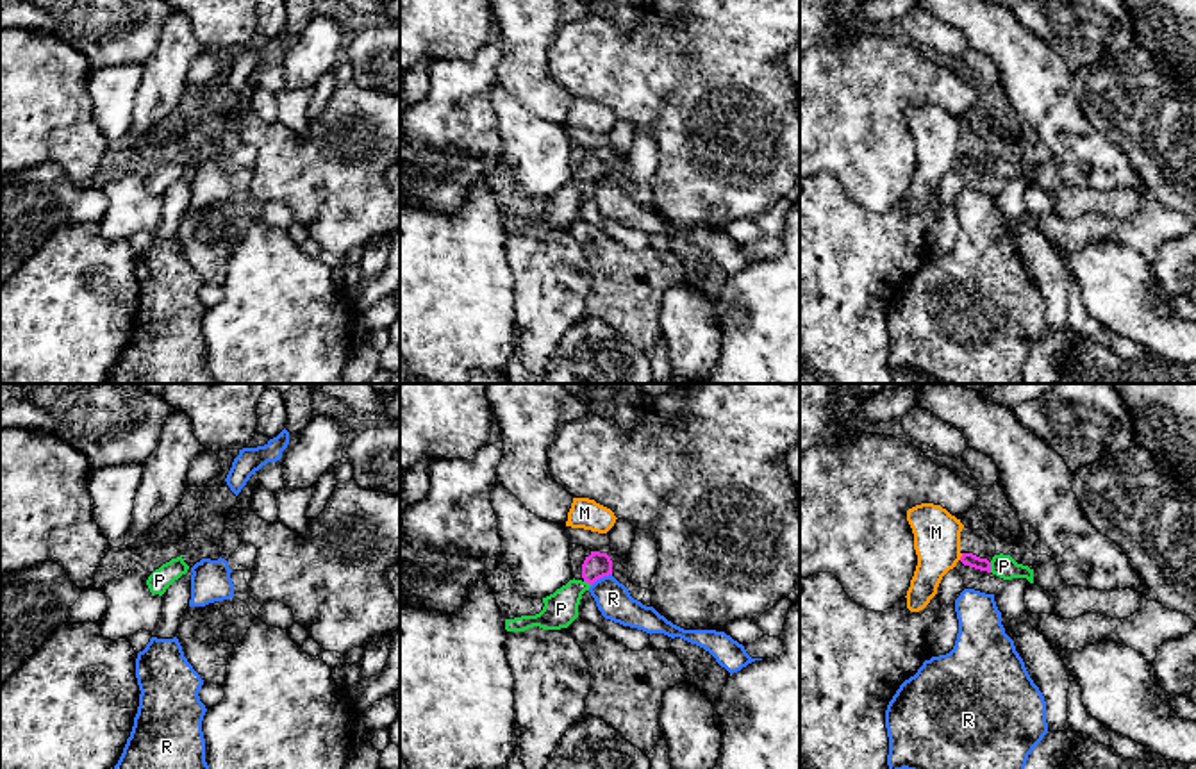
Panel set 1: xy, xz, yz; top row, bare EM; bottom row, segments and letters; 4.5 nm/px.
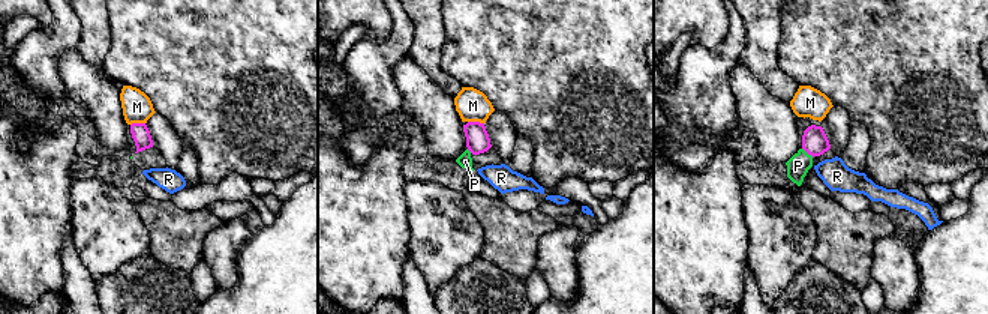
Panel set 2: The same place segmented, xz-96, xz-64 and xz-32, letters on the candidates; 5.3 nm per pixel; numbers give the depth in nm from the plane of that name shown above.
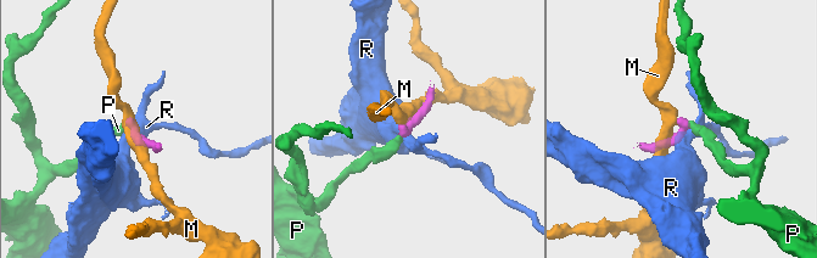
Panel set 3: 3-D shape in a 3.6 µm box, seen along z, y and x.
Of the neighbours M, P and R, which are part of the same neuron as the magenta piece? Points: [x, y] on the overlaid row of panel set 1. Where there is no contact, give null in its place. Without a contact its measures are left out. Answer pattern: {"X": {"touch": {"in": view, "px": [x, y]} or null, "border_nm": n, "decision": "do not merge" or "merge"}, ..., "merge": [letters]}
{"M": {"touch": {"in": "yz", "px": [961, 557]}, "border_nm": 40, "decision": "do not merge"}, "P": {"touch": {"in": "yz", "px": [989, 568]}, "border_nm": 50, "decision": "merge"}, "R": {"touch": {"in": "xz", "px": [600, 577]}, "border_nm": 110, "decision": "do not merge"}, "merge": ["P"]}

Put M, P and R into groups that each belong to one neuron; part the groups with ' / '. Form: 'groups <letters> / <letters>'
groups M / P / R

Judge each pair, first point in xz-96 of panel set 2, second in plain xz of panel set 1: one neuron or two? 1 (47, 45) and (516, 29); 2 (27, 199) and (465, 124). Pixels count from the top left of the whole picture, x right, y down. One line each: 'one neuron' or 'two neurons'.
1: two neurons
2: two neurons

